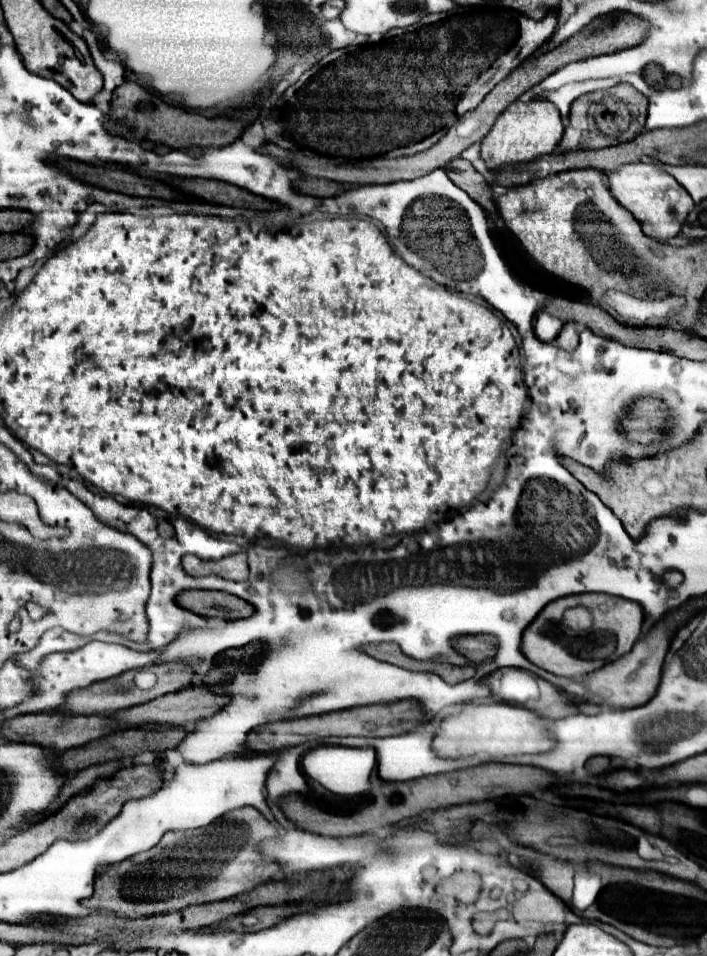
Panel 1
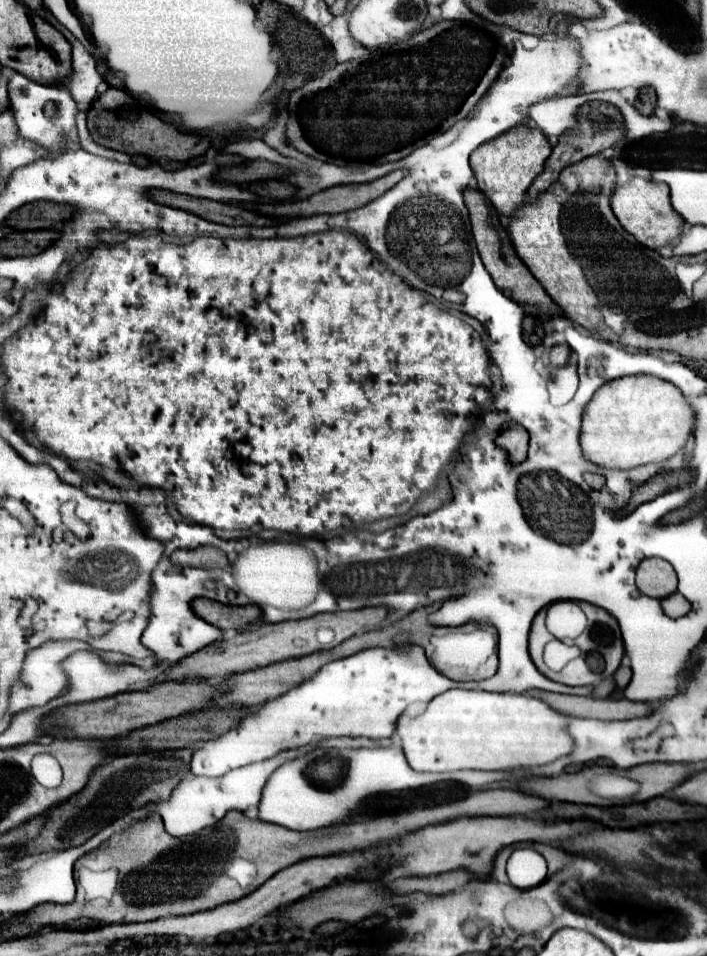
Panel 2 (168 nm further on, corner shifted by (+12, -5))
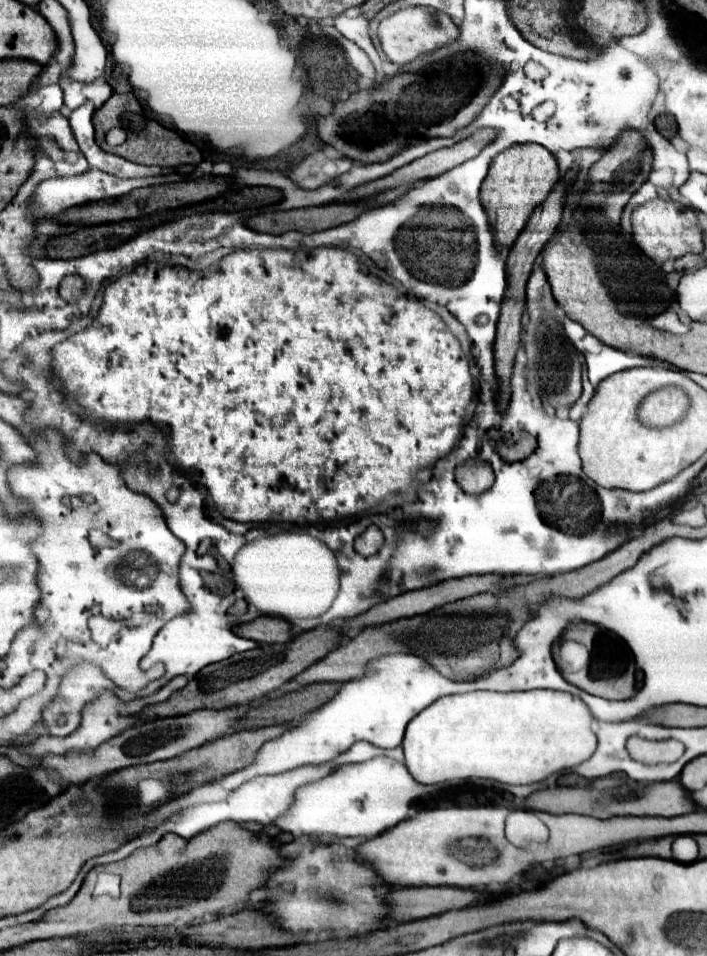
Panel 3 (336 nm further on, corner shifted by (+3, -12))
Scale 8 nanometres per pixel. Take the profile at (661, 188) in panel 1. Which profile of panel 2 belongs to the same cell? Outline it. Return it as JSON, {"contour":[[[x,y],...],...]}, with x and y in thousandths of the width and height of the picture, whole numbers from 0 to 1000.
{"contour":[[[891,185],[891,189],[868,198],[863,214],[877,235],[919,260],[934,260],[936,256],[942,256],[945,252],[956,250],[965,244],[967,229],[950,219],[945,194],[939,191],[928,191],[911,185]]]}

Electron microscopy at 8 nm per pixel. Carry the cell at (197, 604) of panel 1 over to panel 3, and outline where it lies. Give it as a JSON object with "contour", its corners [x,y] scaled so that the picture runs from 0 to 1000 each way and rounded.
{"contour":[[[369,644],[358,651],[332,655],[332,661],[344,667],[372,672],[372,674],[403,674],[417,667],[412,651],[397,646],[383,646],[383,644]]]}

